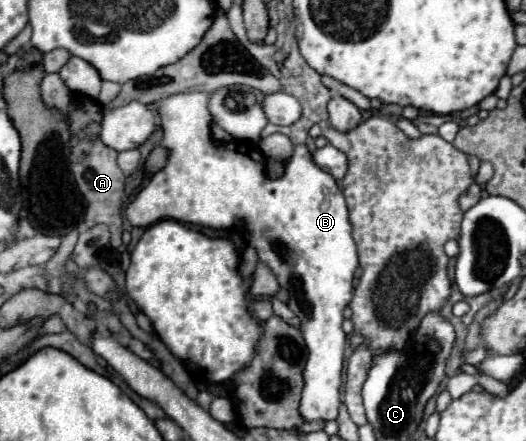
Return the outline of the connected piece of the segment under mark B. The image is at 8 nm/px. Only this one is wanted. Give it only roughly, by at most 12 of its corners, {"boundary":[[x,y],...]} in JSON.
{"boundary":[[209,94],[149,104],[165,168],[125,208],[249,244],[309,356],[299,416],[337,420],[357,250],[297,146],[279,180],[215,144]]}

